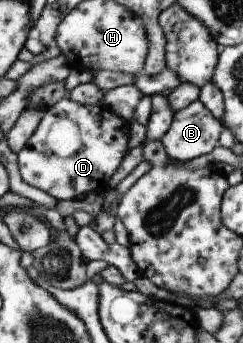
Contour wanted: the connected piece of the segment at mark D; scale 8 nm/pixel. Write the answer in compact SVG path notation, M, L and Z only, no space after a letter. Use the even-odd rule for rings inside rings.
M66 95L45 110L40 125L24 149L18 151L22 181L58 201L72 201L88 193L105 193L108 181L129 151L129 123L102 103L80 105Z

